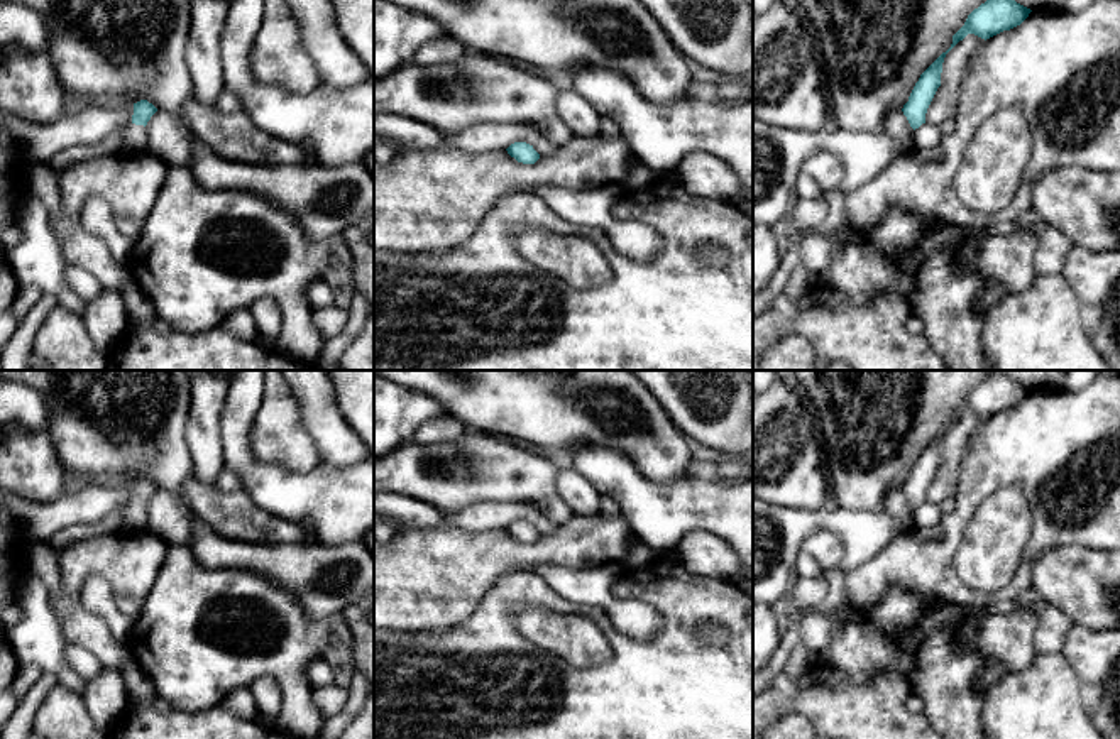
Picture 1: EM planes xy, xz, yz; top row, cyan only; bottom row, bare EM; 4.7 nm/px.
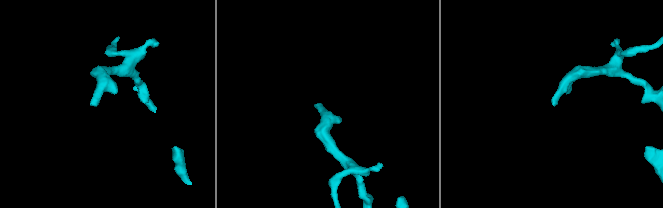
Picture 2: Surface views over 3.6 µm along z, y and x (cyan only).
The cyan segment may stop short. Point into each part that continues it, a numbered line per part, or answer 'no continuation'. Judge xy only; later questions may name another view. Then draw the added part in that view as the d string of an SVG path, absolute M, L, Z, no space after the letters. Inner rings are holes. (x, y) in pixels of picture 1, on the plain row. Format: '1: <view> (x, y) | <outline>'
1: xy (136, 514) | M130 502L125 509L124 528L125 531L144 531L151 528L147 519L147 507L144 504Z

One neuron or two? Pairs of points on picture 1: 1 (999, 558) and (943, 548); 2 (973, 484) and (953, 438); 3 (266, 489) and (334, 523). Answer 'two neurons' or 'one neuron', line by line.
1: two neurons
2: two neurons
3: one neuron

